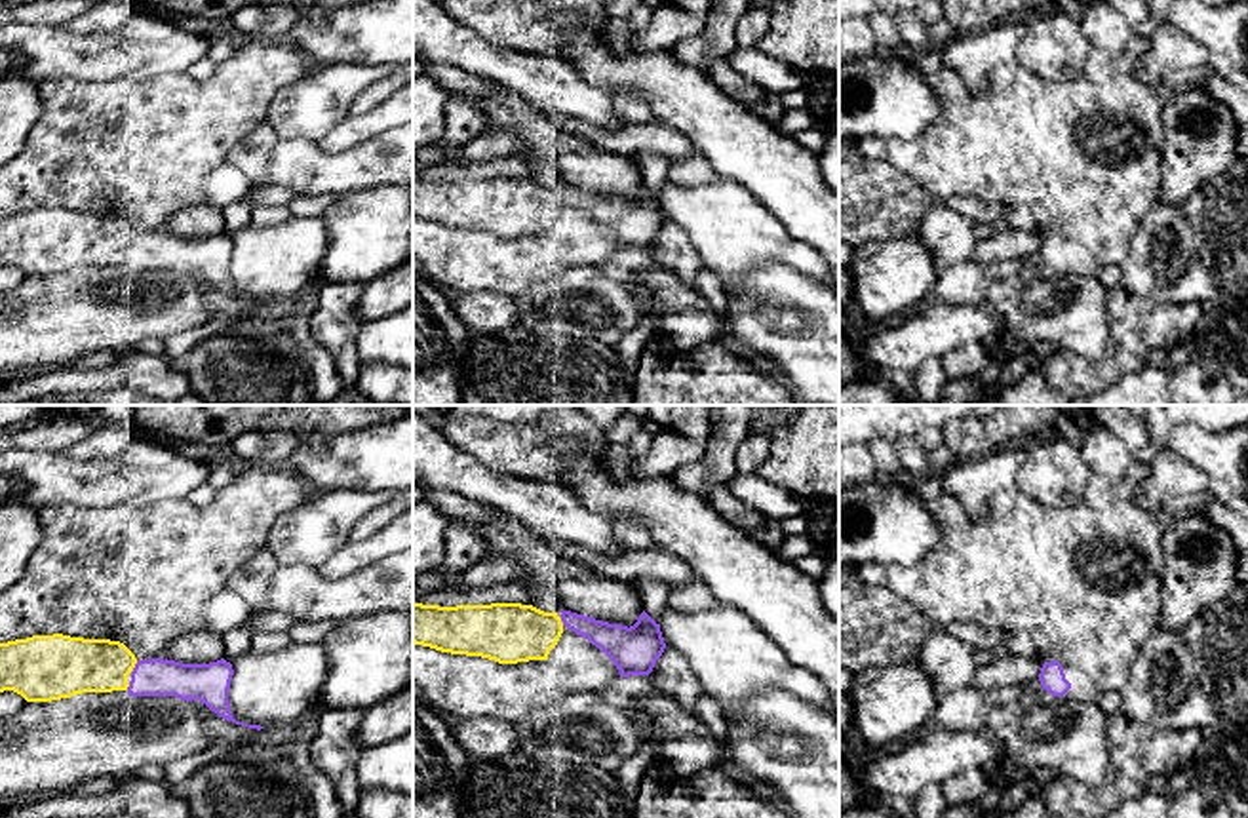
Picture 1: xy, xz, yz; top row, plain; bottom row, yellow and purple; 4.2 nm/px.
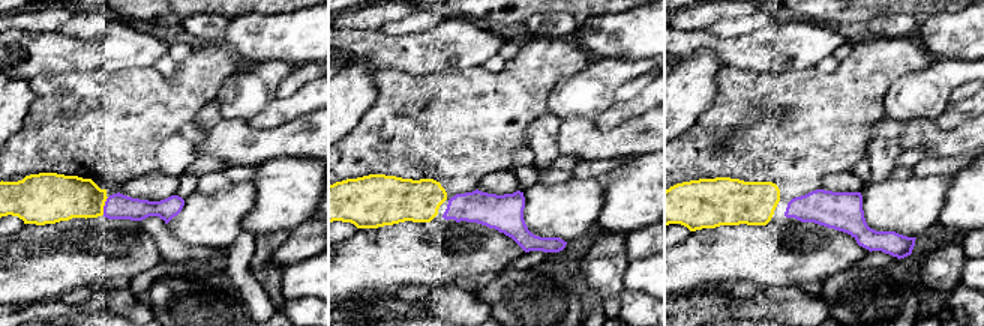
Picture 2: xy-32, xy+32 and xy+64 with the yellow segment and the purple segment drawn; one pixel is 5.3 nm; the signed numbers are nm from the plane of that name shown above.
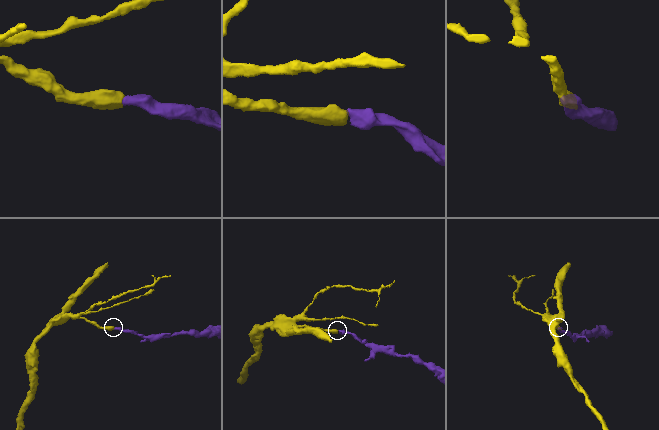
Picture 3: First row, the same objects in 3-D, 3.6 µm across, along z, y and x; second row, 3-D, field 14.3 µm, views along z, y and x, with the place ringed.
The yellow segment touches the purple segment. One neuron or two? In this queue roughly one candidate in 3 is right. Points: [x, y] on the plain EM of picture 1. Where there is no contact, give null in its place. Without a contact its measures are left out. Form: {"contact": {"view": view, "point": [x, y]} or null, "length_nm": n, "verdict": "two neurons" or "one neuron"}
{"contact": {"view": "xy", "point": [134, 240]}, "length_nm": 60, "verdict": "one neuron"}

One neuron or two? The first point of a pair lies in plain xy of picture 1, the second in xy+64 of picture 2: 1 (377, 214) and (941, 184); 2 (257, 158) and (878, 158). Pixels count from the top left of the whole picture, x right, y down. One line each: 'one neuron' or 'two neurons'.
1: two neurons
2: one neuron

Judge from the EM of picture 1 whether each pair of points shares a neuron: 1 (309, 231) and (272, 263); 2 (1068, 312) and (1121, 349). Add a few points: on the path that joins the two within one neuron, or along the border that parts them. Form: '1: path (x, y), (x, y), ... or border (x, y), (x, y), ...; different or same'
1: path (299, 240), (282, 257); same
2: border (1111, 330), (1110, 343), (1098, 358), (1064, 350); different

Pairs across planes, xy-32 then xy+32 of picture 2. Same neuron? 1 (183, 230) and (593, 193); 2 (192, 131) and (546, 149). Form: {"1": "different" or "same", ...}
{"1": "same", "2": "same"}

